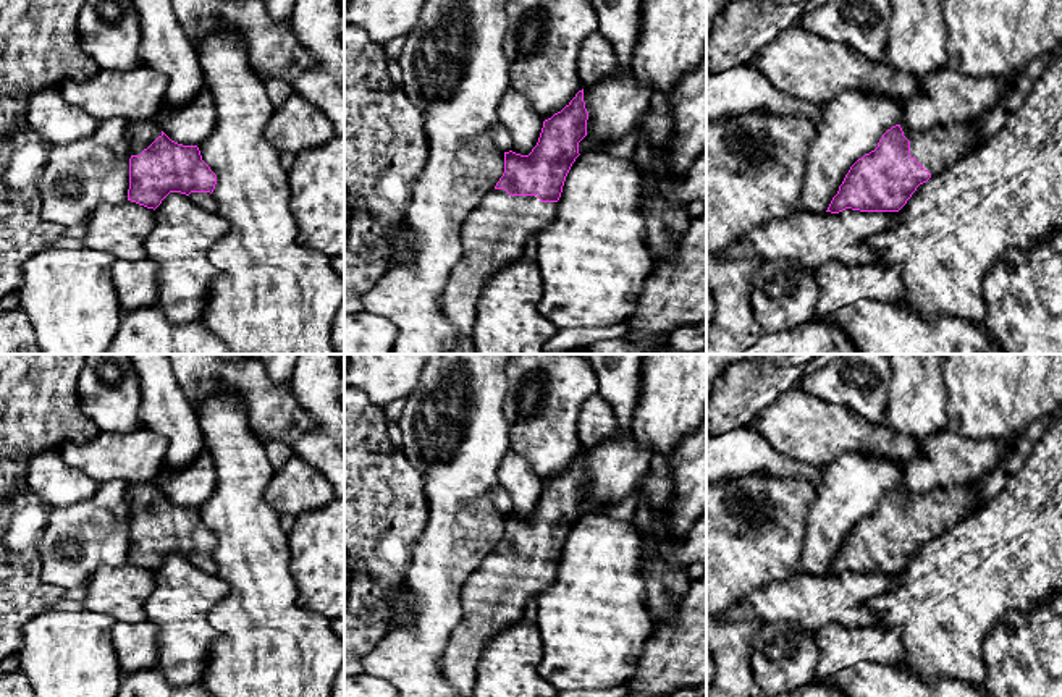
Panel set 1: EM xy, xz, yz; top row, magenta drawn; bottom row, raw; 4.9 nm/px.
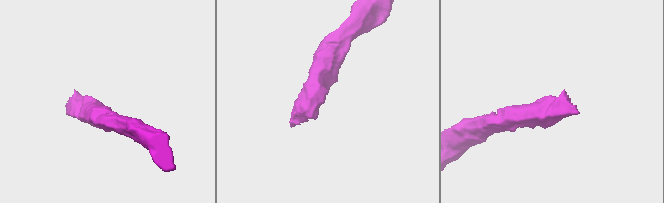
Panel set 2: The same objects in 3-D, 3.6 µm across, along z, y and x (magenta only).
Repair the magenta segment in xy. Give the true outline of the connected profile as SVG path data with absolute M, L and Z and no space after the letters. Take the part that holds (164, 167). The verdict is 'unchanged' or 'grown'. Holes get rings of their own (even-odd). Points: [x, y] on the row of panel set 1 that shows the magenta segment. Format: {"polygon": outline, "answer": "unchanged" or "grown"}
{"polygon": "M155 120L131 123L128 141L128 201L155 210L170 192L213 192L217 175L202 160L199 147L171 141Z", "answer": "grown"}

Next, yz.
{"polygon": "M902 123L887 129L878 147L858 158L845 175L826 212L899 212L917 188L942 173L955 160L978 149L975 123L938 125L929 131L908 131Z", "answer": "grown"}

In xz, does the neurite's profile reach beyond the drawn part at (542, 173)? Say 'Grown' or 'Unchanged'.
Grown

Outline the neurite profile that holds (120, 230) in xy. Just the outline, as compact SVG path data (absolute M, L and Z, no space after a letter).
M131 201L100 204L87 218L82 243L115 259L145 259L144 239L155 225L154 209Z

